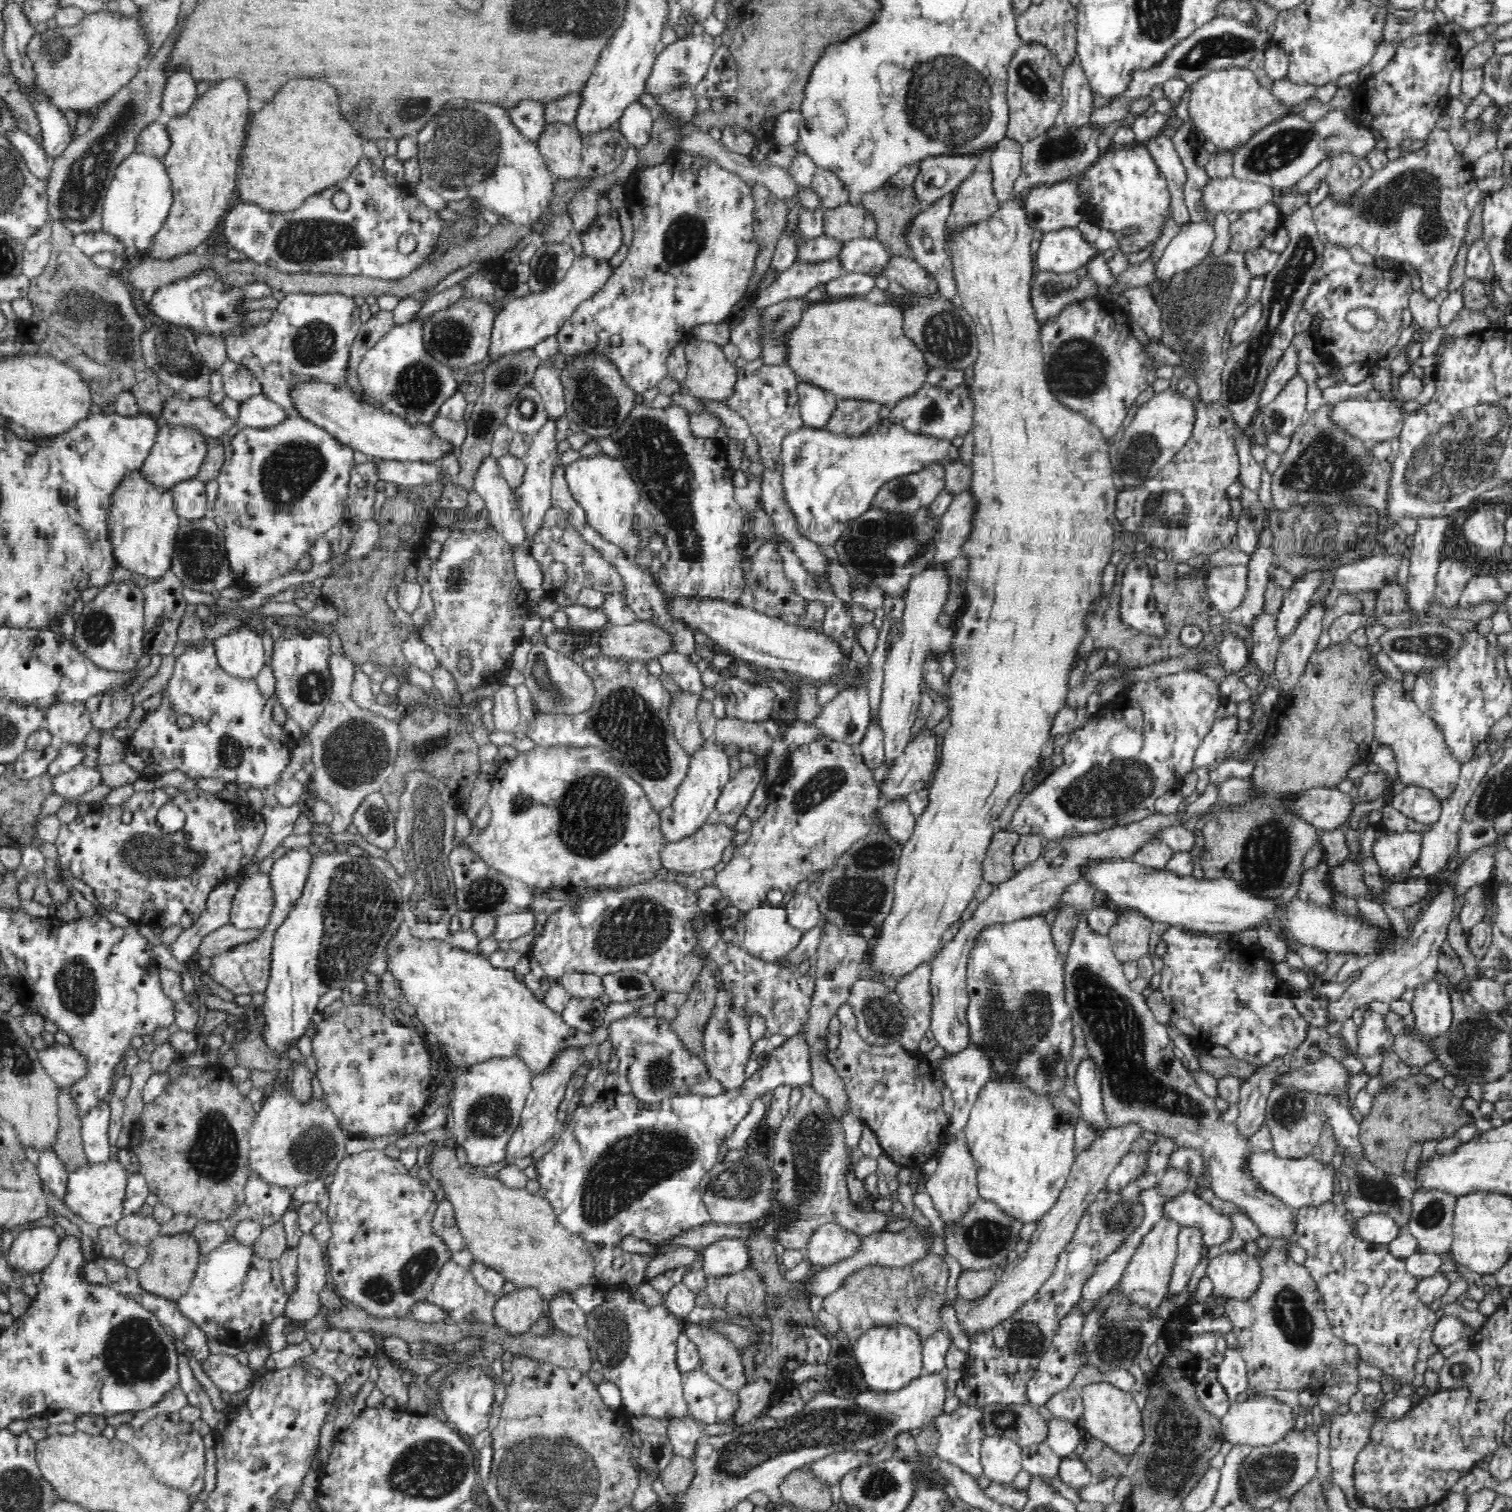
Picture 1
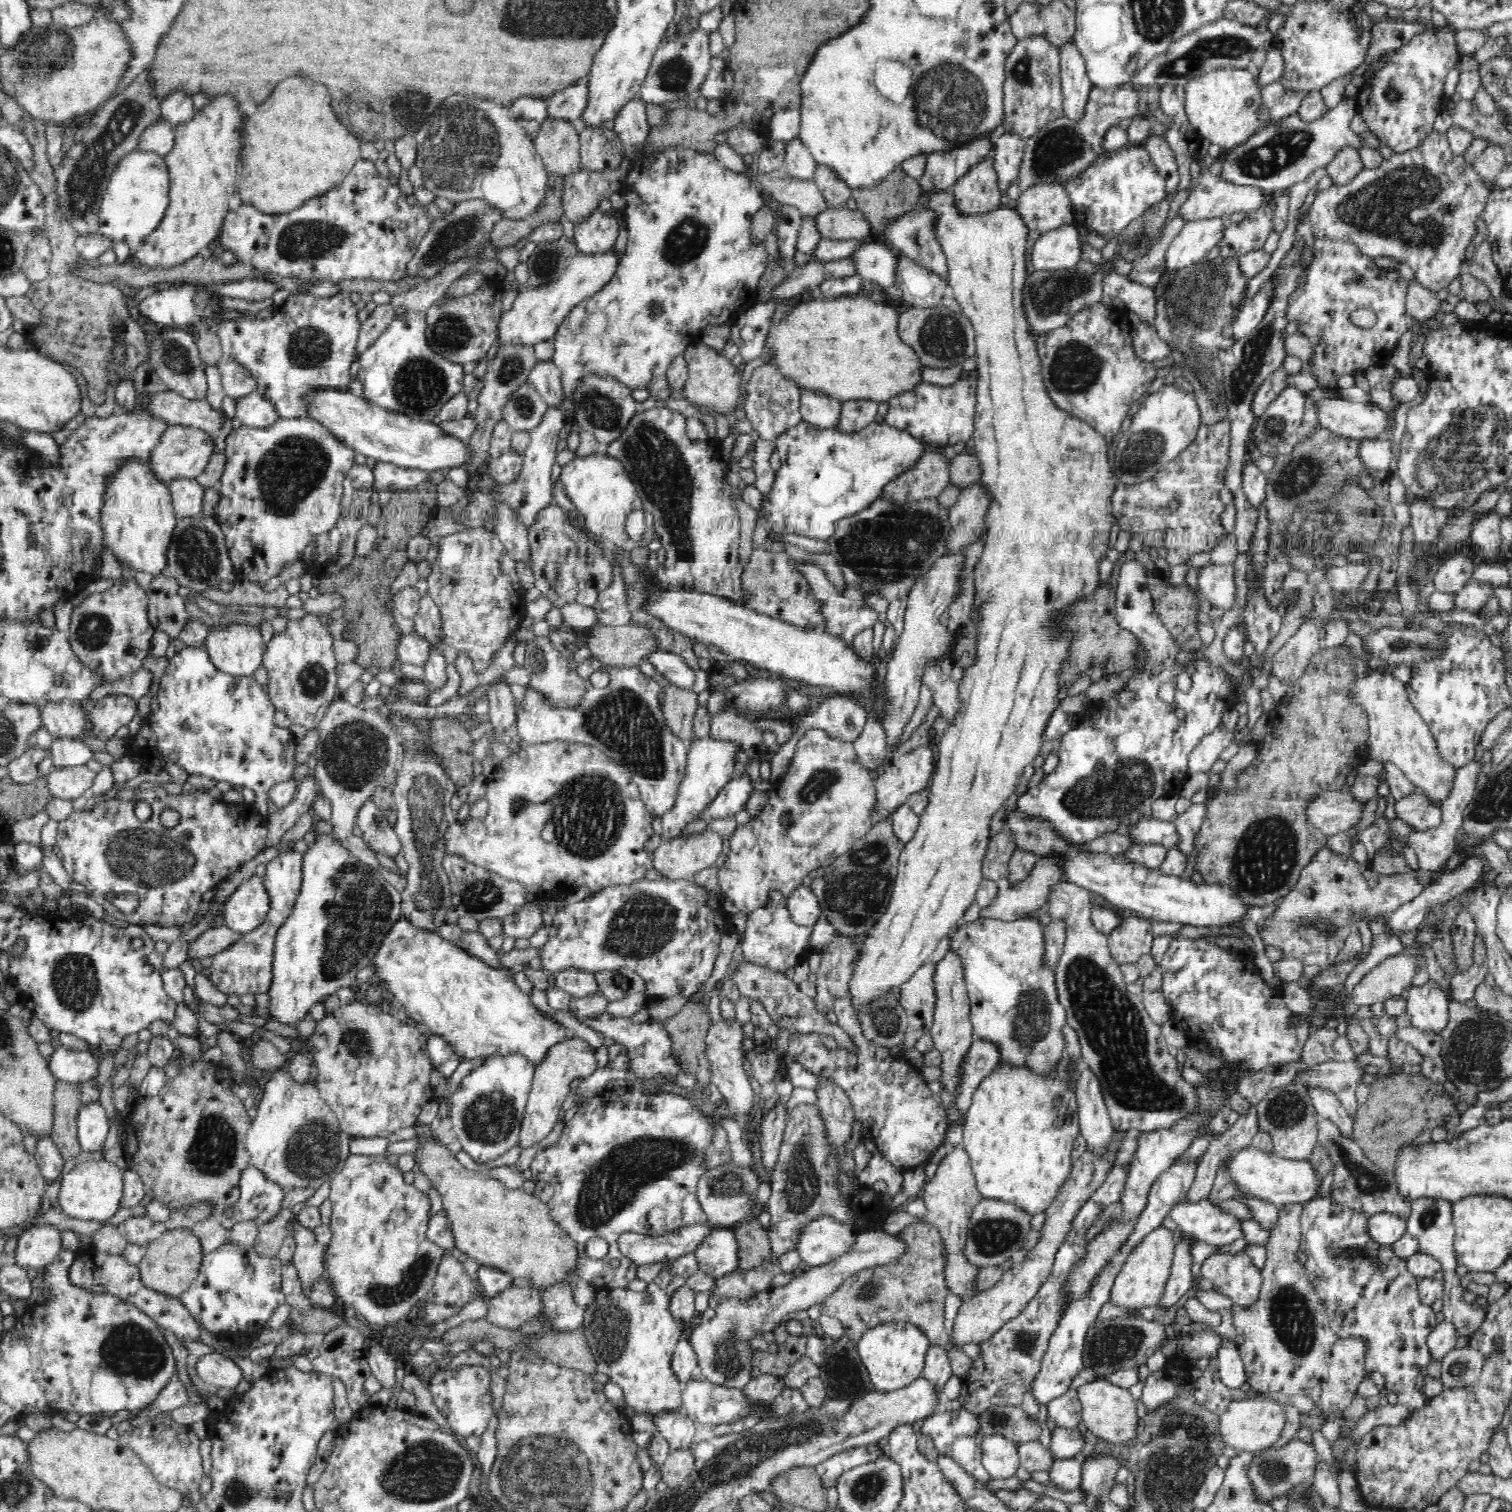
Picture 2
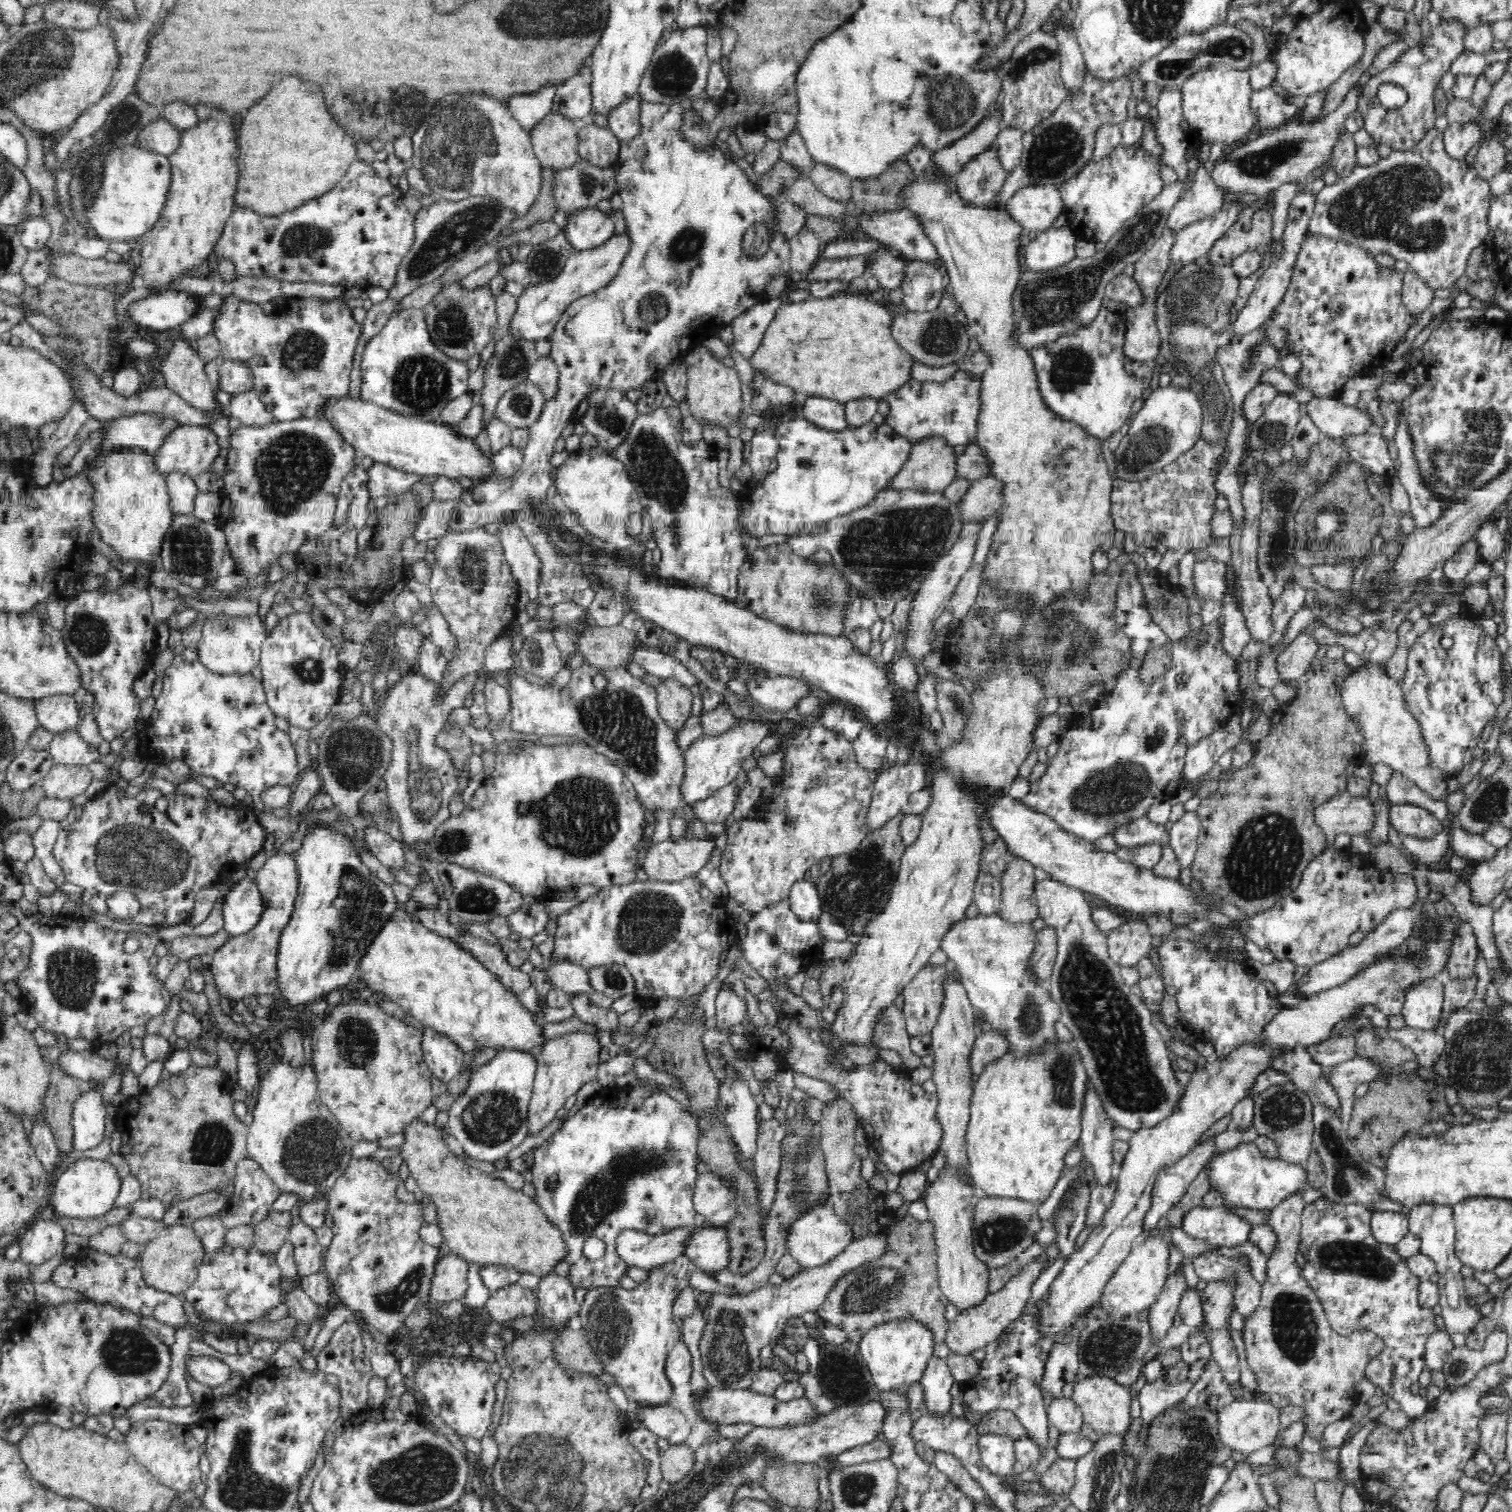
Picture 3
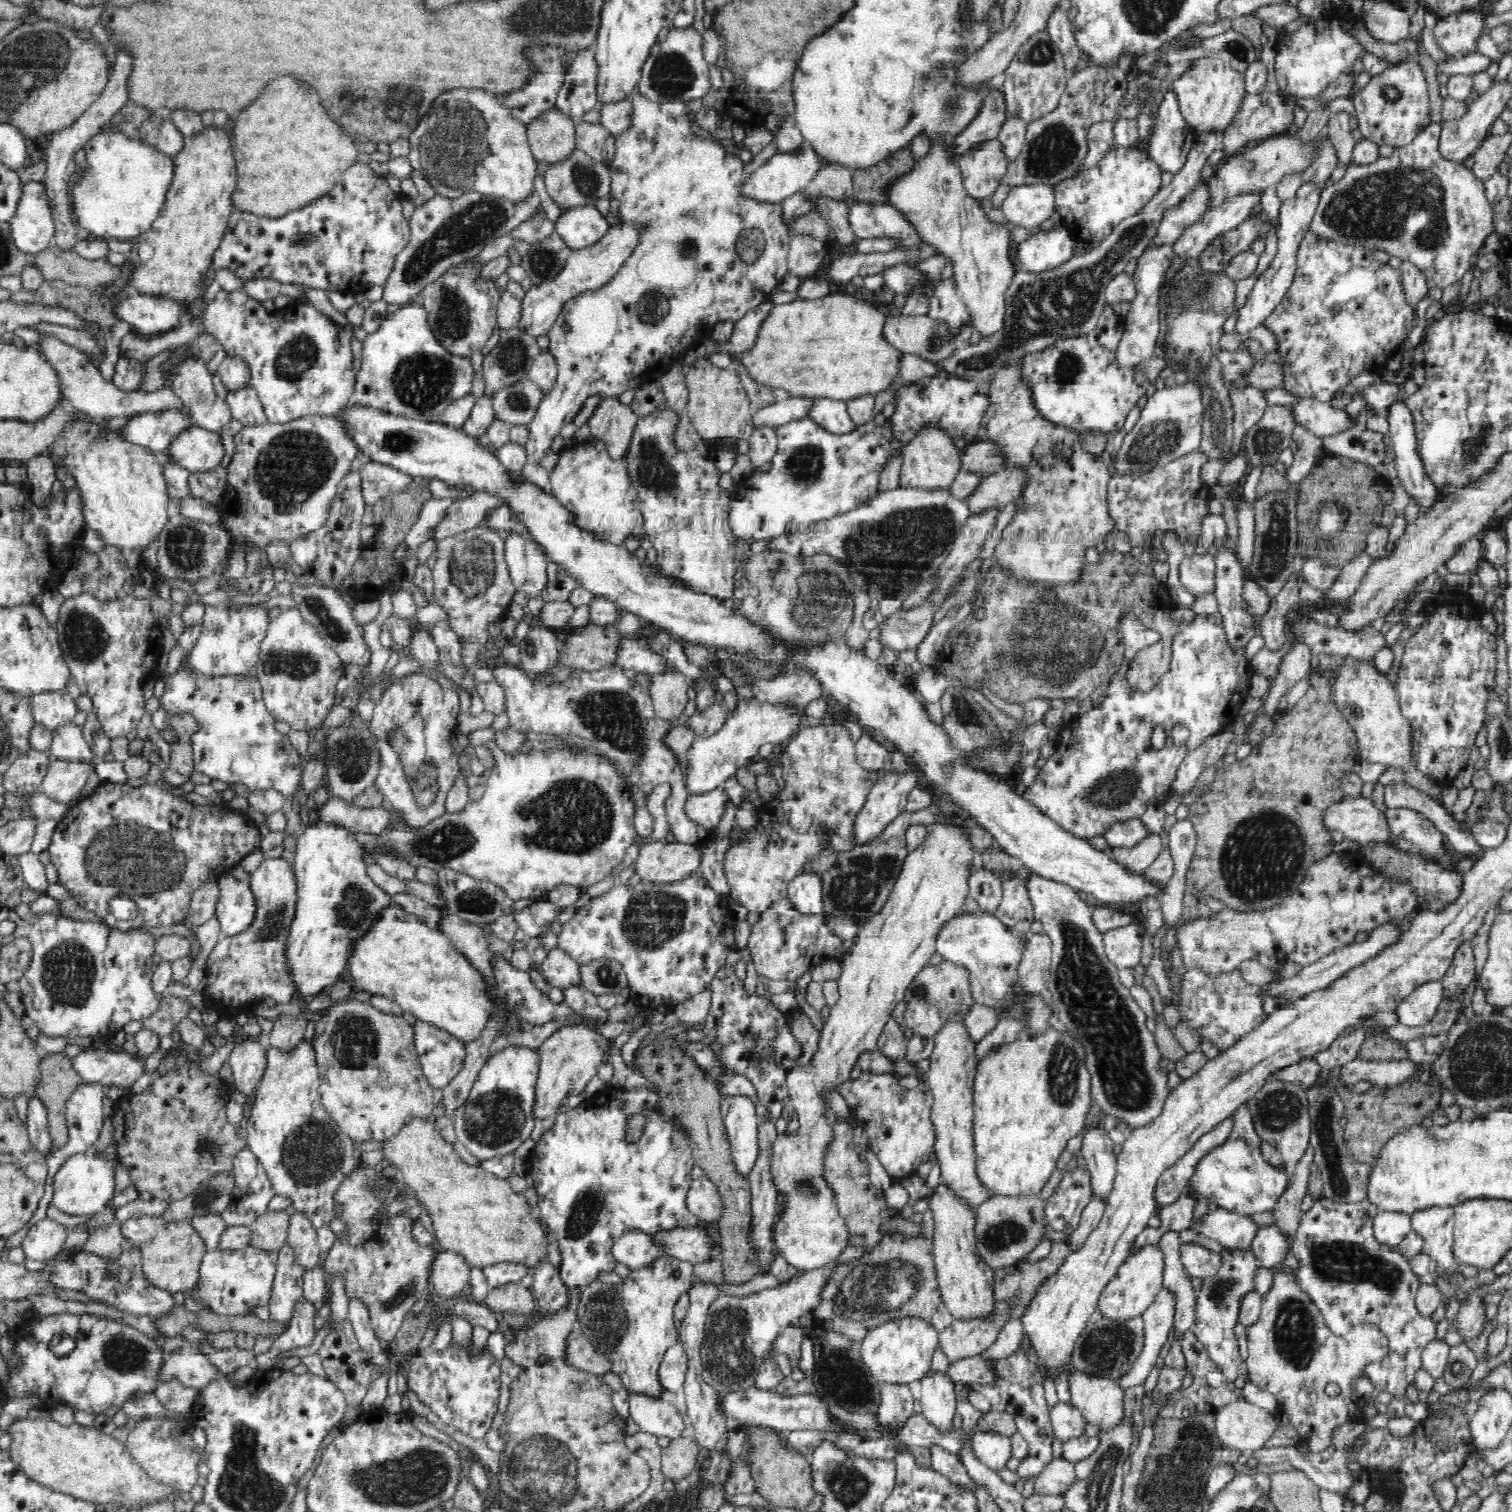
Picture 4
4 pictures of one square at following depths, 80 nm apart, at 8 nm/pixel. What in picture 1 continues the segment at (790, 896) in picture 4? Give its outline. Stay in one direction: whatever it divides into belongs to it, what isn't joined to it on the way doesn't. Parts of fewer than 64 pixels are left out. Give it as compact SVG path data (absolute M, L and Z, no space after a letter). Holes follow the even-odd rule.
M809 894L795 895L785 907L788 924L805 933L821 923L822 915L818 911L818 904Z

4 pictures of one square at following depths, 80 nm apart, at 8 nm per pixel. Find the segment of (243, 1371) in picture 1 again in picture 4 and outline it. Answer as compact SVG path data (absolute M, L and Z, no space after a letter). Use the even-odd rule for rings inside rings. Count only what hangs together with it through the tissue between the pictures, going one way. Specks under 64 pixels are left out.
M183 1347L176 1354L166 1354L162 1368L163 1382L177 1378L185 1386L202 1390L223 1378L222 1371L211 1359L192 1347Z

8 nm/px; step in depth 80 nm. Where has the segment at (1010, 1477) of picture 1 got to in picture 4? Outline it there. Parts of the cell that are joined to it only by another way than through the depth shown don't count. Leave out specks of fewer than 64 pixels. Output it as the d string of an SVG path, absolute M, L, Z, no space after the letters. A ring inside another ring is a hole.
M978 1431L972 1436L976 1457L993 1472L1002 1472L1013 1457L1011 1437L998 1432Z

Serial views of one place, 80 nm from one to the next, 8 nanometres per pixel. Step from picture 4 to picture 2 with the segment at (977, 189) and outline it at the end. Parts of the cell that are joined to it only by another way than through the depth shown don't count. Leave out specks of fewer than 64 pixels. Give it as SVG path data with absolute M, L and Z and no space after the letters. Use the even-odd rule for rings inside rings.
M990 156L981 164L970 168L970 172L952 187L953 206L963 216L974 216L997 211L1002 205L1002 194L998 190L996 171Z

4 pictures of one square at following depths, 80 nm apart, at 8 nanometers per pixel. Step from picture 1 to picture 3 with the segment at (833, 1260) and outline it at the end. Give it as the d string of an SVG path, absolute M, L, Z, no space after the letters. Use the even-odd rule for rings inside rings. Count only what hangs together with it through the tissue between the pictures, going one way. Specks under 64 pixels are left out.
M830 1204L821 1205L792 1224L792 1230L788 1236L787 1252L794 1256L802 1268L809 1269L822 1266L842 1254L853 1238L850 1225L834 1212L833 1206Z

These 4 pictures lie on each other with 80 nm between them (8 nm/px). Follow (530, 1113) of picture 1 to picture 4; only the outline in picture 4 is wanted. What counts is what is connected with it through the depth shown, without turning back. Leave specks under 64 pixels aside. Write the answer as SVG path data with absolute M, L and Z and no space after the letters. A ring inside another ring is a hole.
M586 1024L563 1026L550 1035L538 1048L539 1071L535 1084L535 1099L532 1105L534 1119L556 1116L565 1108L567 1098L580 1094L586 1084L597 1075L603 1063L607 1039Z

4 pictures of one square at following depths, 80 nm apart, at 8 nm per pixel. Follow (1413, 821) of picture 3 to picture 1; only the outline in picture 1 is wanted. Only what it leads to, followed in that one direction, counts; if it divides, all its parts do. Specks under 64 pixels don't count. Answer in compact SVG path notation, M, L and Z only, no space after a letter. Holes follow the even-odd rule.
M1405 785L1393 794L1391 805L1408 818L1424 824L1436 823L1441 813L1442 801L1420 785Z

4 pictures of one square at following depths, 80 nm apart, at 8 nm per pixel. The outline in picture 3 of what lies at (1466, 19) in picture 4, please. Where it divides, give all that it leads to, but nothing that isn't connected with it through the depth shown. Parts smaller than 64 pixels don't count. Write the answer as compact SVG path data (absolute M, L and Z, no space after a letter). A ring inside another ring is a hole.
M1443 21L1430 34L1430 38L1422 38L1420 44L1408 46L1403 53L1376 76L1370 78L1360 96L1359 110L1364 119L1363 128L1373 138L1375 145L1386 144L1393 151L1406 151L1414 148L1435 127L1436 106L1434 94L1440 86L1442 76L1450 70L1452 62L1464 51L1463 38L1466 28L1456 21ZM1392 83L1401 86L1407 94L1407 101L1395 109L1384 108L1374 94L1377 86Z

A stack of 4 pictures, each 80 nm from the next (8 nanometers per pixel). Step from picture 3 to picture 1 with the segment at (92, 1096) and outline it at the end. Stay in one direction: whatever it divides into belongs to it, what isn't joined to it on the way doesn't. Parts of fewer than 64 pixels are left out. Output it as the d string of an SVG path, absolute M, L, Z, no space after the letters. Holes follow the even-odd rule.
M101 1103L81 1118L83 1151L90 1163L108 1162L112 1152L108 1141L110 1107Z

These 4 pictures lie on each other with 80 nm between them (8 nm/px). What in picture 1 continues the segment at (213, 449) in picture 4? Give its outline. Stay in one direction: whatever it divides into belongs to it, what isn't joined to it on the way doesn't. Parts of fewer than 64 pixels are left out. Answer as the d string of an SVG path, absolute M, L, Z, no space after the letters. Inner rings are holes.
M160 425L151 451L139 470L146 482L152 487L171 491L179 482L196 477L207 449L204 437L193 427Z

